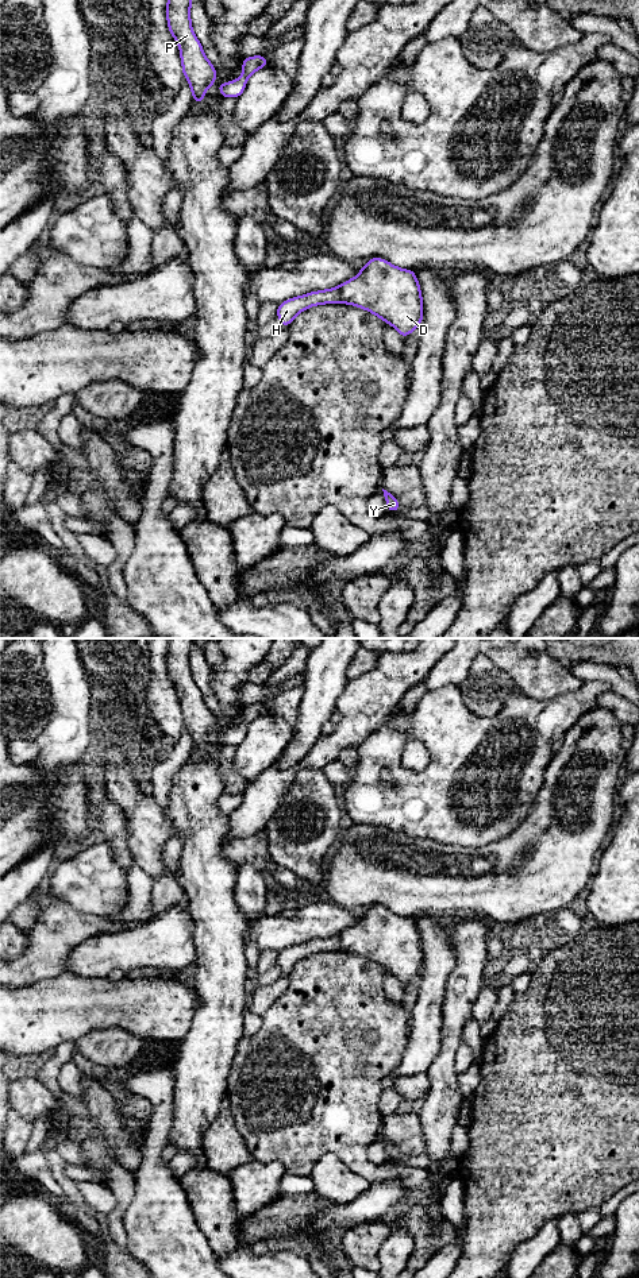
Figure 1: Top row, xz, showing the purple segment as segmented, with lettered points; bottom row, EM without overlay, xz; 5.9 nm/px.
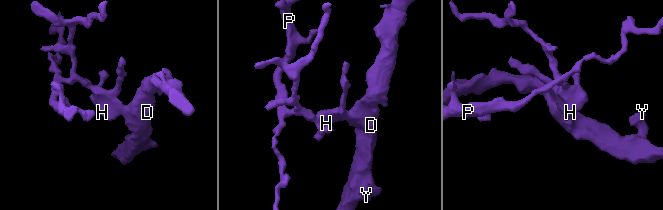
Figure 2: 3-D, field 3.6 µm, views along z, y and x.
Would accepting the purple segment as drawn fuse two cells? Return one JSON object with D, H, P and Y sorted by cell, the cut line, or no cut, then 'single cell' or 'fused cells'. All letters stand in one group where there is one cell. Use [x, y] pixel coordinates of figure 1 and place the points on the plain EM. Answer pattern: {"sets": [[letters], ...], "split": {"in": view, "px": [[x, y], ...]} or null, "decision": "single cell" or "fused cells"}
{"sets": [["D", "Y"], ["H", "P"]], "split": {"in": "xz", "px": [[338, 935], [341, 949]]}, "decision": "fused cells"}

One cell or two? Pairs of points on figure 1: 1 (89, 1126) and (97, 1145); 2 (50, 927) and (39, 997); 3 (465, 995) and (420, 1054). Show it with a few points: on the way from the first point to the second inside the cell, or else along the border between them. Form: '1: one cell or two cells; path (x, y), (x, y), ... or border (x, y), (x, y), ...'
1: two cells; border (80, 1143), (100, 1136), (118, 1158)
2: two cells; border (65, 969), (53, 976), (14, 988)
3: two cells; border (445, 995), (442, 1004), (442, 1047), (435, 1057)

